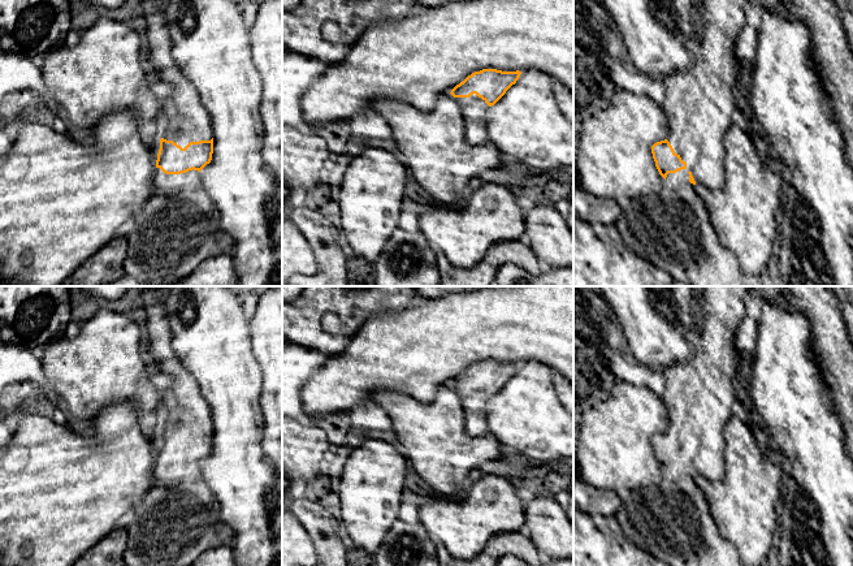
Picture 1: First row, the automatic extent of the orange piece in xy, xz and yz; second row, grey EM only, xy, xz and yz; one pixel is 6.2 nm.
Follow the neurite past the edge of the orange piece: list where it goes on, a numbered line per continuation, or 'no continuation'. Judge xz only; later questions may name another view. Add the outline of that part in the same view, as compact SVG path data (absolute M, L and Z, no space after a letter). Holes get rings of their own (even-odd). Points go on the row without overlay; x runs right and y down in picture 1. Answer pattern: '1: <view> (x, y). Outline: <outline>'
1: xz (473, 401). Outline: M476 385L469 389L454 389L462 401L464 411L466 432L471 437L485 436L489 433L485 409L490 398Z

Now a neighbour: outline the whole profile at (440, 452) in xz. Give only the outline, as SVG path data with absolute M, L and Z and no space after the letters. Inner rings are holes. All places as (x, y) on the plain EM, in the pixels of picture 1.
M450 384L438 386L430 403L387 389L372 392L371 398L389 415L391 431L395 433L397 441L404 446L411 476L420 478L440 494L460 496L472 470L503 458L501 442L494 435L489 432L485 436L471 437L466 432L462 401Z

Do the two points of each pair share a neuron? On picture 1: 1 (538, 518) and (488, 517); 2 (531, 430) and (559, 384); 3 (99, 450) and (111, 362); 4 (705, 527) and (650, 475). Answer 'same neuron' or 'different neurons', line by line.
1: different neurons
2: different neurons
3: different neurons
4: different neurons

